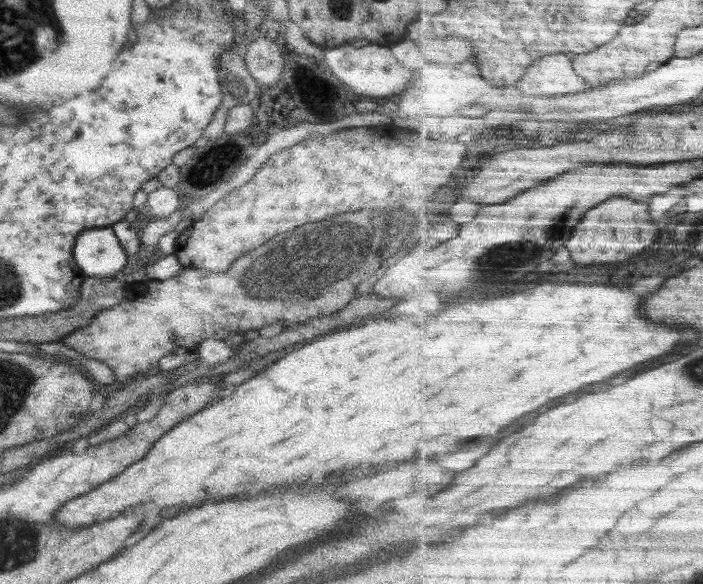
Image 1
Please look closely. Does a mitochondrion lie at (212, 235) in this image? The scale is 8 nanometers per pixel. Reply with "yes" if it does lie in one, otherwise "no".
no

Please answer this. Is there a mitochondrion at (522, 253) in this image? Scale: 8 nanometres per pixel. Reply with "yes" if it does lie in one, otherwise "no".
yes

